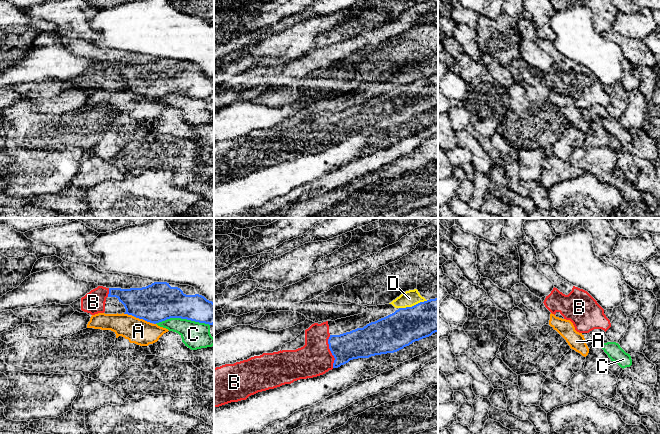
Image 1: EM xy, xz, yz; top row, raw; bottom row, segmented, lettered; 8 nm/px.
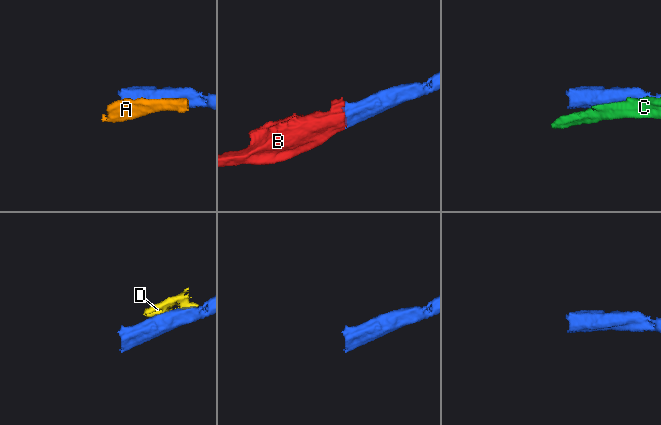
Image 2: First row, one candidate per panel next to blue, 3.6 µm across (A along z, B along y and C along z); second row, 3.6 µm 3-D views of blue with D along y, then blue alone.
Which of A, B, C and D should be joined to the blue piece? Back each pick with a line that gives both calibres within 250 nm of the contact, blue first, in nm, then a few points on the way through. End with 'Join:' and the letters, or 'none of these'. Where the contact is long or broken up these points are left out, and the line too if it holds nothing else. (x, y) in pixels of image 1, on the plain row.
B: 240 nm thick on the blue side, 280 nm on the other
Join: B

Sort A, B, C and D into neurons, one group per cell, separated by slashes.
A / B / C / D

